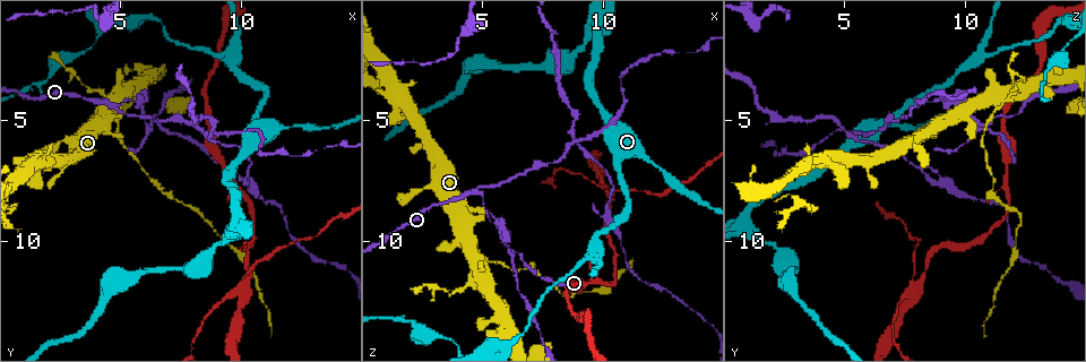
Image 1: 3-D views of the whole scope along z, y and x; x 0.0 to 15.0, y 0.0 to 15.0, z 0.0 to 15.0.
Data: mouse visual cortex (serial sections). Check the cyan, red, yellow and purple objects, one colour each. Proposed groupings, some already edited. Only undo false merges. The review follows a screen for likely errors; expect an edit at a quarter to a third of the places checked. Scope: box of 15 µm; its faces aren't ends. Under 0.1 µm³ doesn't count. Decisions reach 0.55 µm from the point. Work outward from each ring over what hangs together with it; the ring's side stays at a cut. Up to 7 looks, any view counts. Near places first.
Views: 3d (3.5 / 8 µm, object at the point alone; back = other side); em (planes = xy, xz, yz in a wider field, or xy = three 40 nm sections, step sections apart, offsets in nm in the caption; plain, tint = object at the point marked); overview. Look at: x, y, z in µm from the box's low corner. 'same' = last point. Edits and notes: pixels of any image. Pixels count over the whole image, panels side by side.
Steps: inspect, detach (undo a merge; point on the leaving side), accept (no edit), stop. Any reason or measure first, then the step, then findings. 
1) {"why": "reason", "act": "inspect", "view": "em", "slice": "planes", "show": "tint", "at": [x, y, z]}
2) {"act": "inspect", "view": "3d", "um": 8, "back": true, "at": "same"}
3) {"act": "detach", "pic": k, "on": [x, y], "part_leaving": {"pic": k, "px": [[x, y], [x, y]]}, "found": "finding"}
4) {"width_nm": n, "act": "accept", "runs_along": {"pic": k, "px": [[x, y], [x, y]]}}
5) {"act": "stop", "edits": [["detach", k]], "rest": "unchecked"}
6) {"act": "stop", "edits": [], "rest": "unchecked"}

{"why": "two arms at a narrow angle", "act": "inspect", "view": "3d", "um": 3.5, "at": [10.2, 11.8, 8.0]}

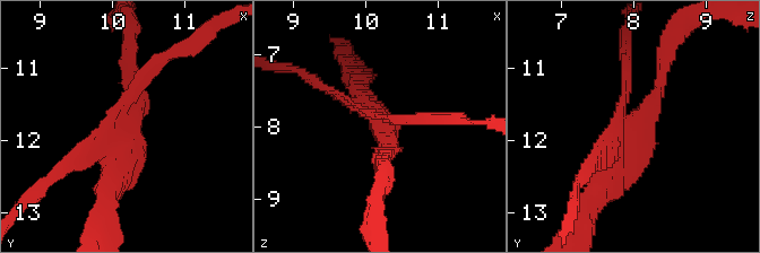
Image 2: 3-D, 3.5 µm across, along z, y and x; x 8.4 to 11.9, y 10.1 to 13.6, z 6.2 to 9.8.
{"why": "now the EM", "act": "inspect", "view": "em", "slice": "xy", "step": 2, "show": "tint", "at": [10.20, 11.85, 8.00]}

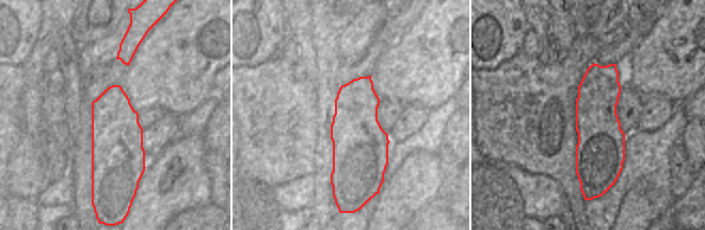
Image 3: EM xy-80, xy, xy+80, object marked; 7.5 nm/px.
{"act": "detach", "pic": 2, "on": [316, 83], "part_leaving": {"pic": 2, "px": [[112, 129], [115, 107], [171, 52], [189, 49]]}, "found": "two cells meet here"}

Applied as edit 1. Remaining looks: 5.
{"act": "inspect", "view": "em", "slice": "xy", "step": 2, "show": "tint", "at": [4.7, 4.4, 7.9]}

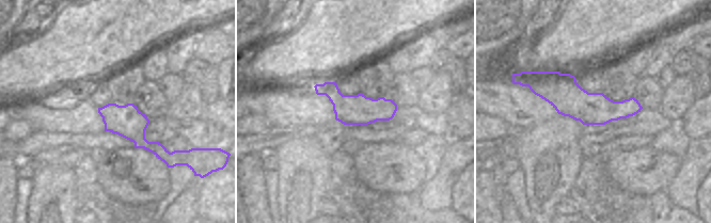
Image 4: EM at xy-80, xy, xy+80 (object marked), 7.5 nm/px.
{"why": "wider look", "act": "inspect", "view": "3d", "um": 3.5, "at": "same"}

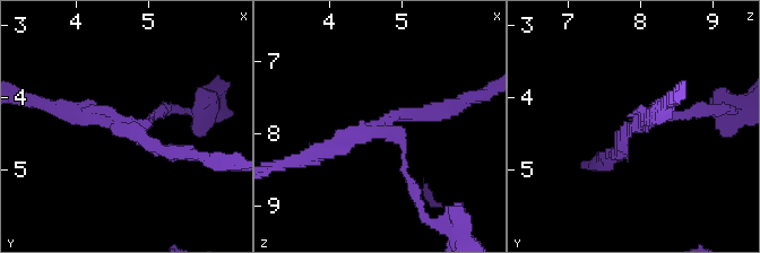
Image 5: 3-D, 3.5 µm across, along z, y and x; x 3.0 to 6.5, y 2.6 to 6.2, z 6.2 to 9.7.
{"arm_widths_nm": [100, 200, 250], "act": "accept", "runs_along": {"pic": 5, "px": [[59, 108], [191, 154]]}, "found": "continuous, no second cell"}

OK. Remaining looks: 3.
{"act": "inspect", "view": "3d", "um": 3.5, "at": [4.6, 4.2, 11.2]}

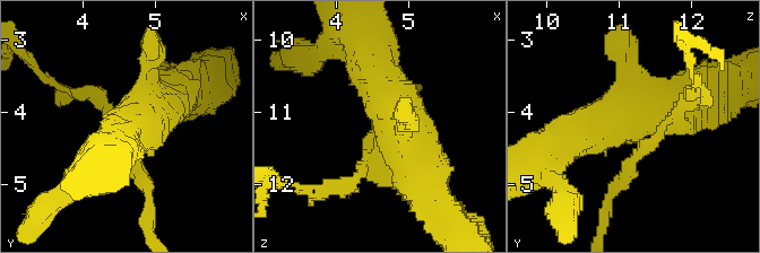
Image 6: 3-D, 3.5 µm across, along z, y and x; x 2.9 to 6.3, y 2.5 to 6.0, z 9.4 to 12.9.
{"act": "inspect", "view": "em", "slice": "xy", "step": 2, "show": "plain", "at": [4.70, 4.20, 11.15]}

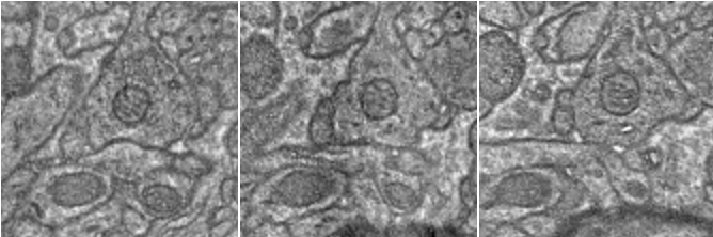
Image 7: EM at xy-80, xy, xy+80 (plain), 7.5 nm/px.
{"why": "where the object lies", "act": "inspect", "view": "em", "slice": "xy", "step": 2, "show": "tint", "at": "same"}

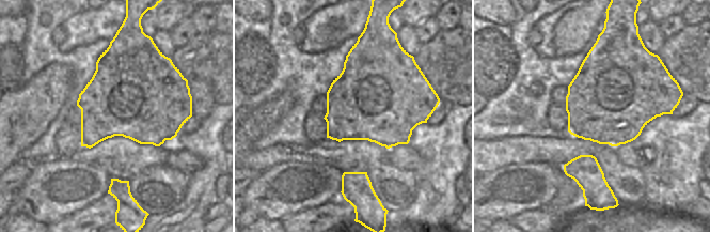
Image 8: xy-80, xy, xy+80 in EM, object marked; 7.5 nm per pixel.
{"act": "detach", "pic": 6, "on": [343, 184], "part_leaving": {"pic": 6, "px": [[637, 140], [599, 234]]}, "found": "two cells meet here"}

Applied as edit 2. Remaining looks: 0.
{"act": "stop", "edits": [["detach", 2], ["detach", 6]], "rest": "unchecked"}

